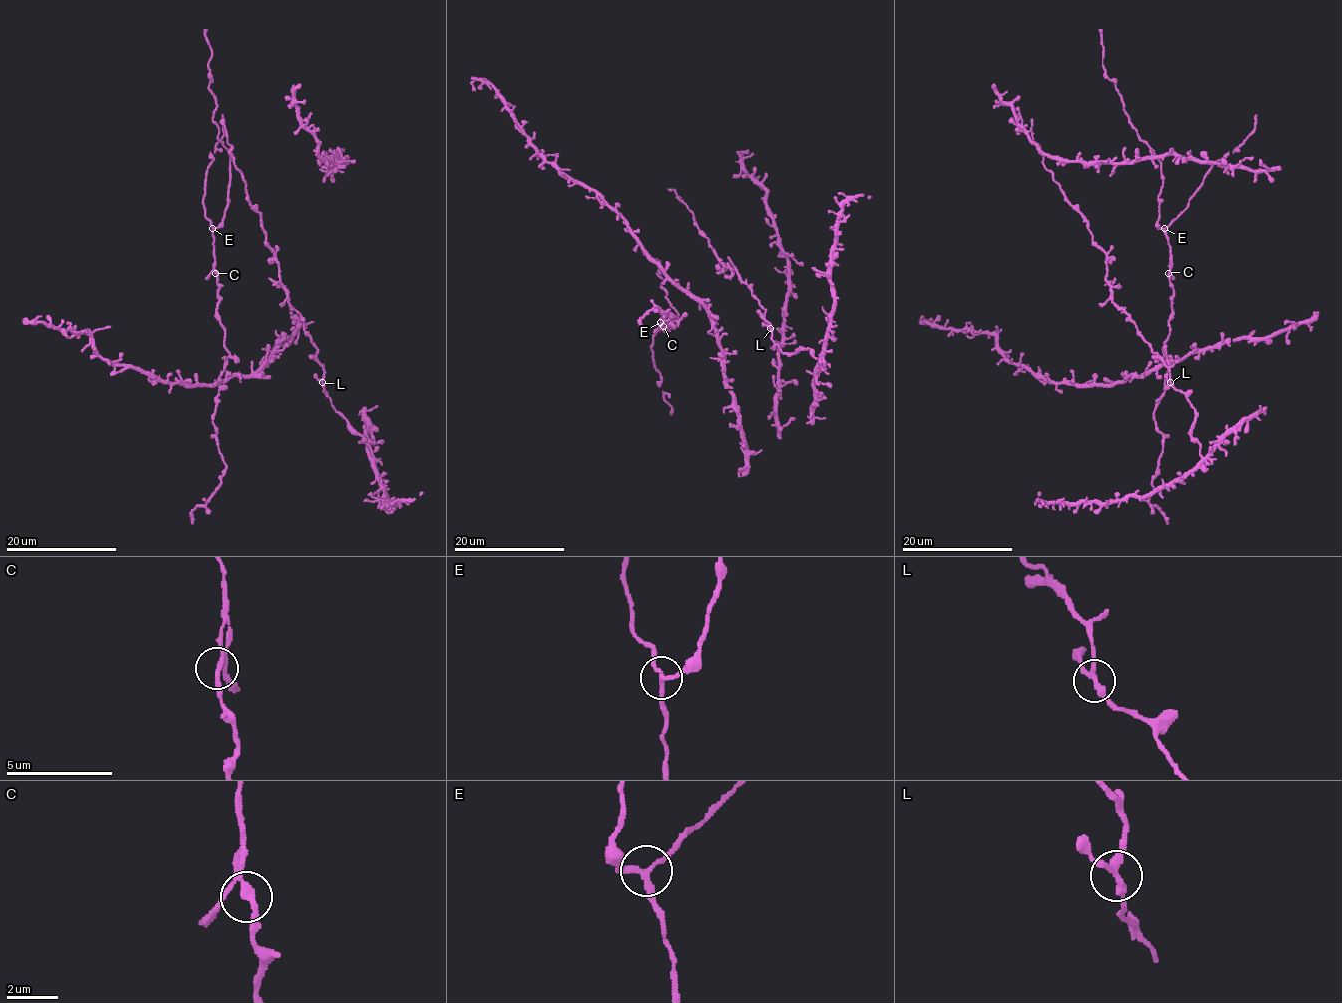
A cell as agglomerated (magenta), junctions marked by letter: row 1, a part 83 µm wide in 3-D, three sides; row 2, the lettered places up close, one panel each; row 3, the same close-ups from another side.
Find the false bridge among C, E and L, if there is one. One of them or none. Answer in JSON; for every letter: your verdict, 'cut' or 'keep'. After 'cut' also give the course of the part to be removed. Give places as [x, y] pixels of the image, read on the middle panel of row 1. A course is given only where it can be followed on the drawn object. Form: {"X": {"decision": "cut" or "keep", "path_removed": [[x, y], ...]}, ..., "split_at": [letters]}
{"C": {"decision": "keep"}, "E": {"decision": "keep"}, "L": {"decision": "keep"}, "split_at": []}

